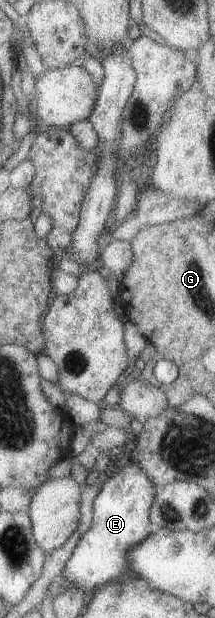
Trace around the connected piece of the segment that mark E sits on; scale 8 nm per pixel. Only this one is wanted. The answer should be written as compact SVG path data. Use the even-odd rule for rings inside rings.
M128 460L117 473L103 477L103 483L92 503L91 525L77 542L59 577L51 581L50 594L47 596L53 597L67 586L83 588L87 593L91 587L99 587L130 575L126 562L128 551L155 530L149 519L149 508L156 490L136 461Z

